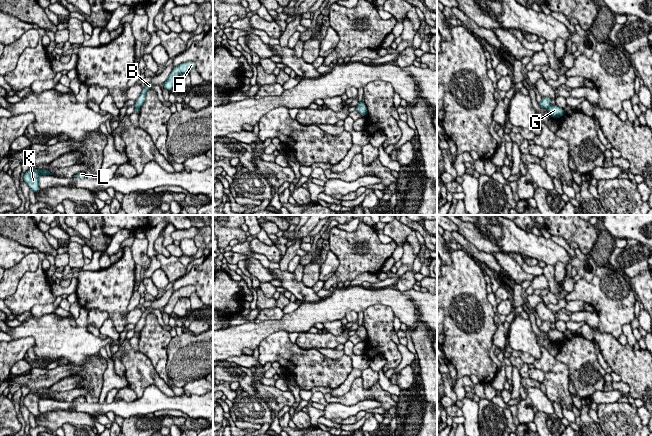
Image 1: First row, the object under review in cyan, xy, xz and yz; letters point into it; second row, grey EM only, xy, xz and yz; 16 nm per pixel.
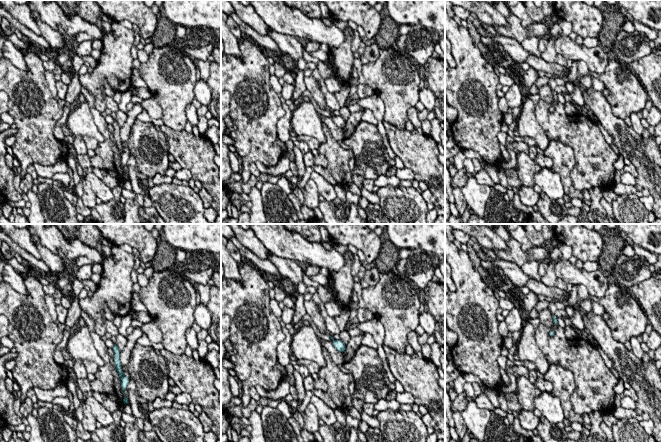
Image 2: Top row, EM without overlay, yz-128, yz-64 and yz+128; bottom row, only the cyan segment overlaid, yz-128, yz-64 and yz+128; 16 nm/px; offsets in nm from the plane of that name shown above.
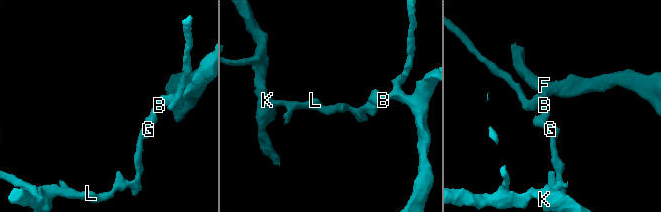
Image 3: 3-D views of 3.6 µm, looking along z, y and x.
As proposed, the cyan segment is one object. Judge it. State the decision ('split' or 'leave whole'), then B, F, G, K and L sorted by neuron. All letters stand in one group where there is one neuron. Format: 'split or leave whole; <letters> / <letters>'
split; B F / G K L

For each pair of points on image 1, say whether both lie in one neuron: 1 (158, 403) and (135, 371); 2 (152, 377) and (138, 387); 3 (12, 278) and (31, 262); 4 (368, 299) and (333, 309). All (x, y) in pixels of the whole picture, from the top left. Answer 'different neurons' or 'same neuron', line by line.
1: different neurons
2: same neuron
3: same neuron
4: same neuron

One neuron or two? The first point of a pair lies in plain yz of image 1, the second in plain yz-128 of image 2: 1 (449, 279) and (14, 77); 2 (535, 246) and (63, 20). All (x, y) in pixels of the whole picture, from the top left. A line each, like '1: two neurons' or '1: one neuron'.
1: one neuron
2: one neuron

